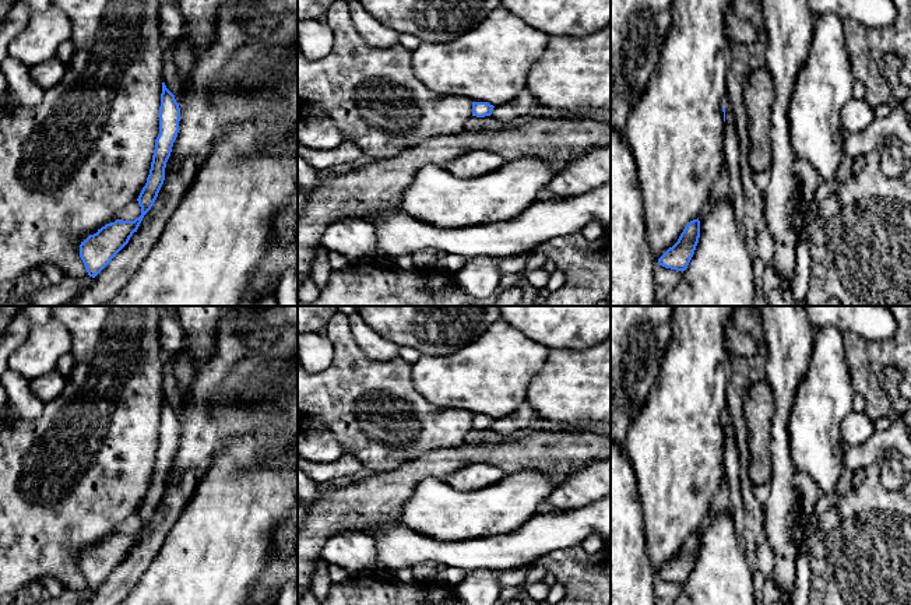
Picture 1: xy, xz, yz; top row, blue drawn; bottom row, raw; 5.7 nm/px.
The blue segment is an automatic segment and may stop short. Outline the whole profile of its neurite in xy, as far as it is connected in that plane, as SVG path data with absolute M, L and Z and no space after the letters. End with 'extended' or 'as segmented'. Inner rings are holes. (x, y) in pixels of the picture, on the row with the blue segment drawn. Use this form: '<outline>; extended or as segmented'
M162 82L159 106L159 134L155 140L150 175L137 201L141 215L134 221L116 219L106 224L96 233L89 235L80 245L80 257L89 277L95 278L112 258L129 243L137 232L144 215L154 205L165 180L165 168L170 156L173 143L179 133L180 108L175 95Z; as segmented

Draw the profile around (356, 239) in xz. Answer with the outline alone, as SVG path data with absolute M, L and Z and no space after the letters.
M359 218L335 219L321 236L327 250L344 254L351 263L373 258L377 235L370 221Z

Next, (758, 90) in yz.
M761 63L752 70L743 84L743 103L749 122L749 165L753 172L767 170L771 166L771 106L774 87L768 67Z

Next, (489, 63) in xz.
M499 6L476 28L450 42L421 42L412 50L412 70L437 94L500 106L525 88L527 74L549 41Z

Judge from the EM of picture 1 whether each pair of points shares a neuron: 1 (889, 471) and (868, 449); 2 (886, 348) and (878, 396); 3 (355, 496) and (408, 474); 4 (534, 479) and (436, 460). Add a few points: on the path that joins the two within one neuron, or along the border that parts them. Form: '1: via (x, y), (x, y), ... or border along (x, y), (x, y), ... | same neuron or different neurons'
1: border along (886, 457), (880, 463) | different neurons
2: via (875, 359), (872, 362), (872, 384) | same neuron
3: via (368, 496), (380, 496), (396, 486) | same neuron
4: border along (541, 471), (519, 470), (506, 475) | different neurons

